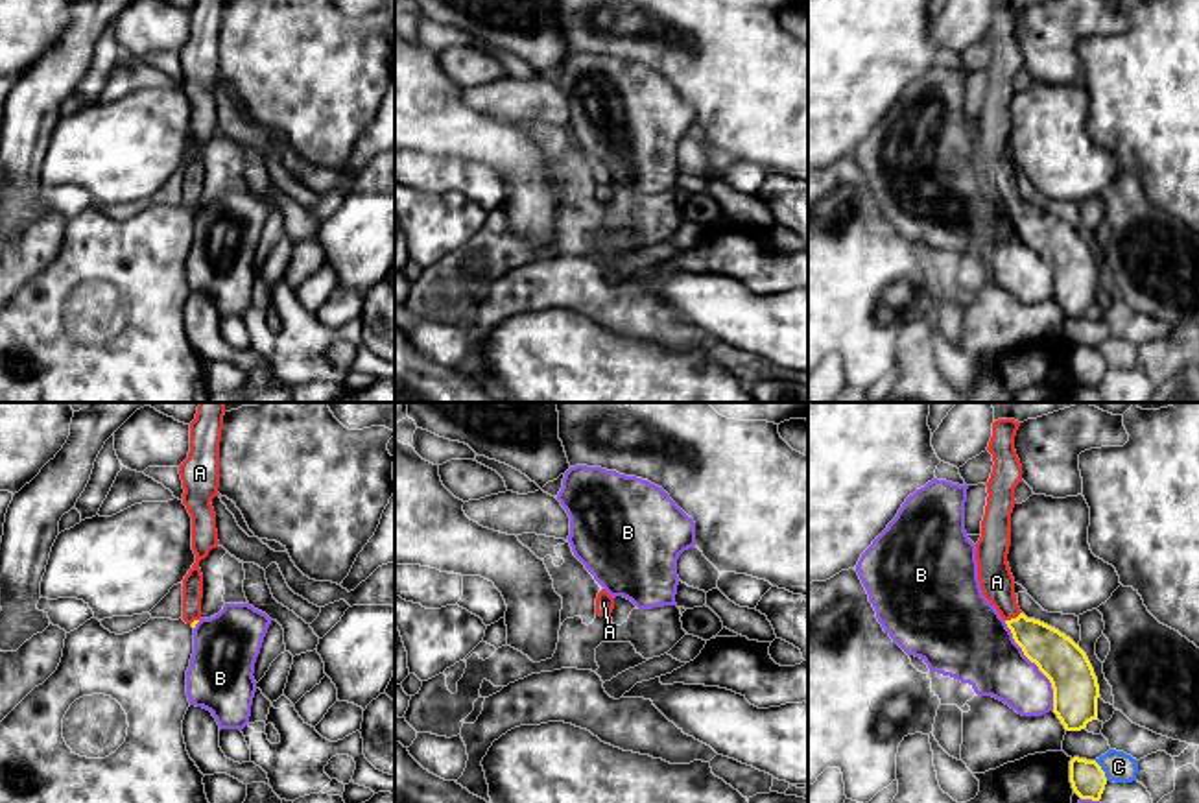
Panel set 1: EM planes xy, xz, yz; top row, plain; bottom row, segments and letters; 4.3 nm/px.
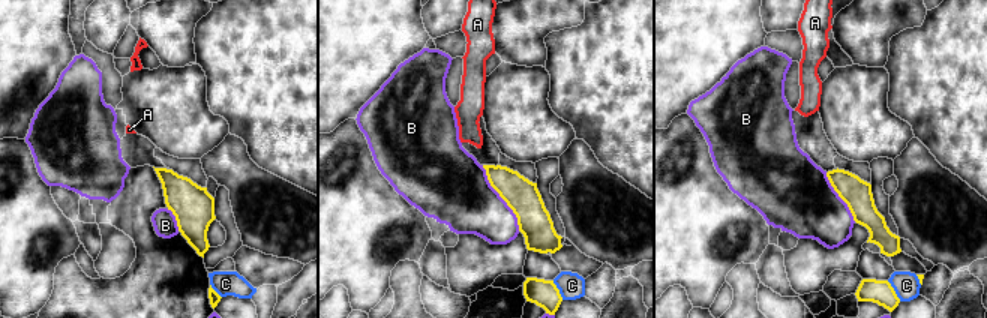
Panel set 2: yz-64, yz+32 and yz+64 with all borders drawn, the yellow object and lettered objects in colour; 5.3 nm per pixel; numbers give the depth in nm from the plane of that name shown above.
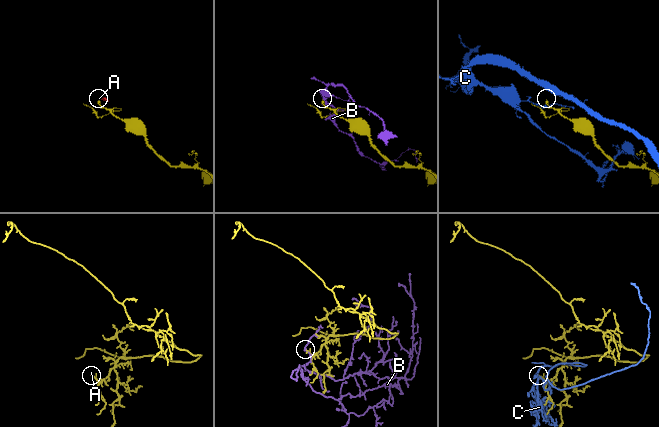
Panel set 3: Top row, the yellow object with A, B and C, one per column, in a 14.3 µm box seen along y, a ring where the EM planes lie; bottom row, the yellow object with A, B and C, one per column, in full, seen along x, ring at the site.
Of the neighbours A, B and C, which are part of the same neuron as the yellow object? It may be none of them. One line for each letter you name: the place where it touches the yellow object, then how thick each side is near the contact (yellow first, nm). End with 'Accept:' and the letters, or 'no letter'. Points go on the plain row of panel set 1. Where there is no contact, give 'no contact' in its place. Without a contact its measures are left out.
A: meets yellow in yz at (1013, 205); 190 nm thick on the yellow side, 150 nm on the other
Accept: A

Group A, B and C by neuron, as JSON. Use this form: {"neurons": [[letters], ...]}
{"neurons": [["A"], ["B"], ["C"]]}

